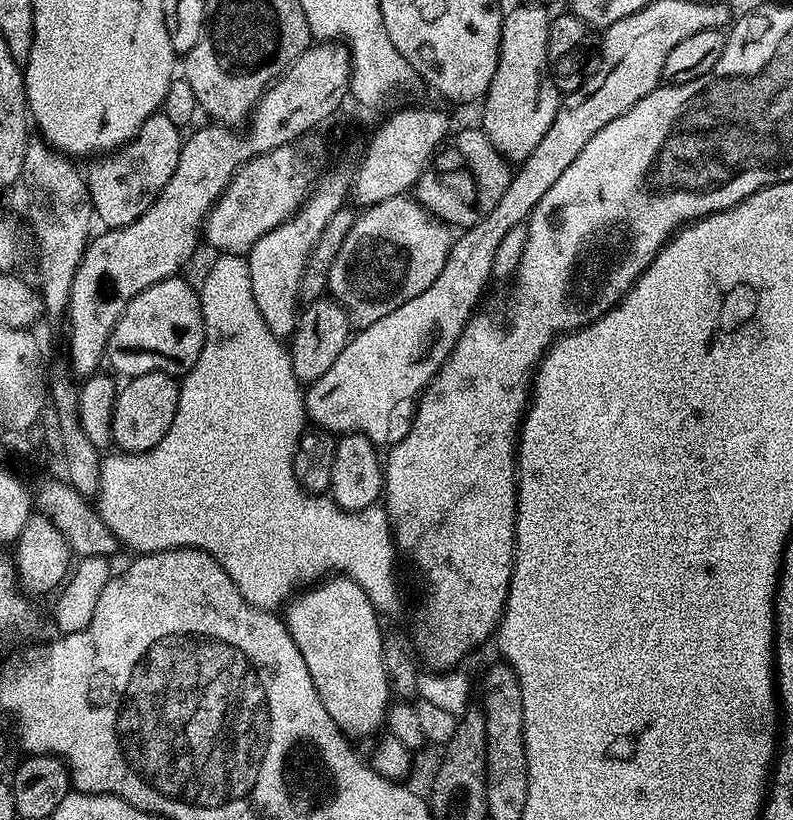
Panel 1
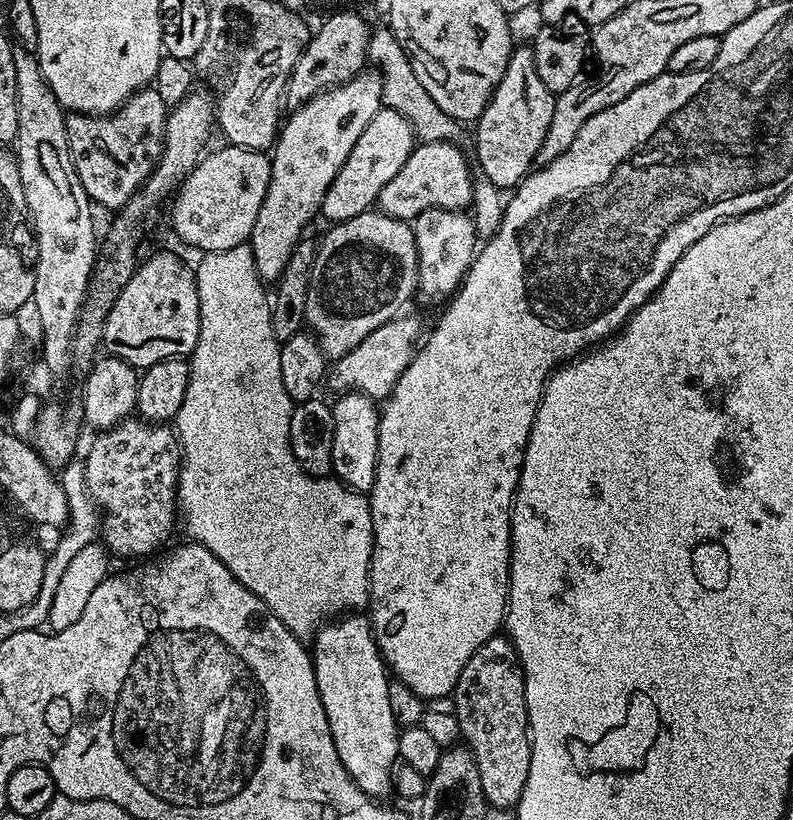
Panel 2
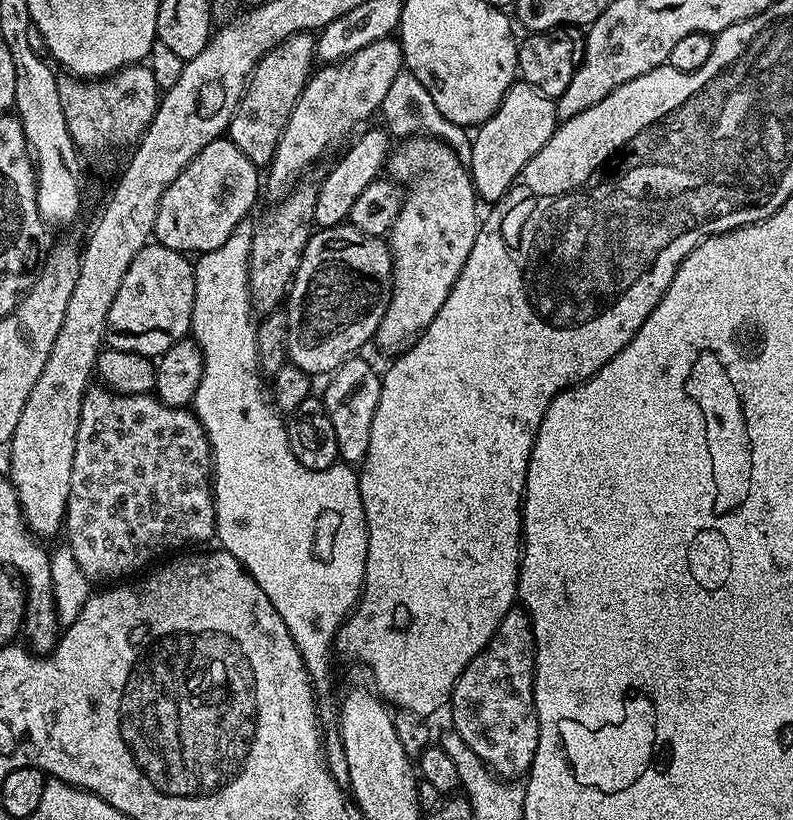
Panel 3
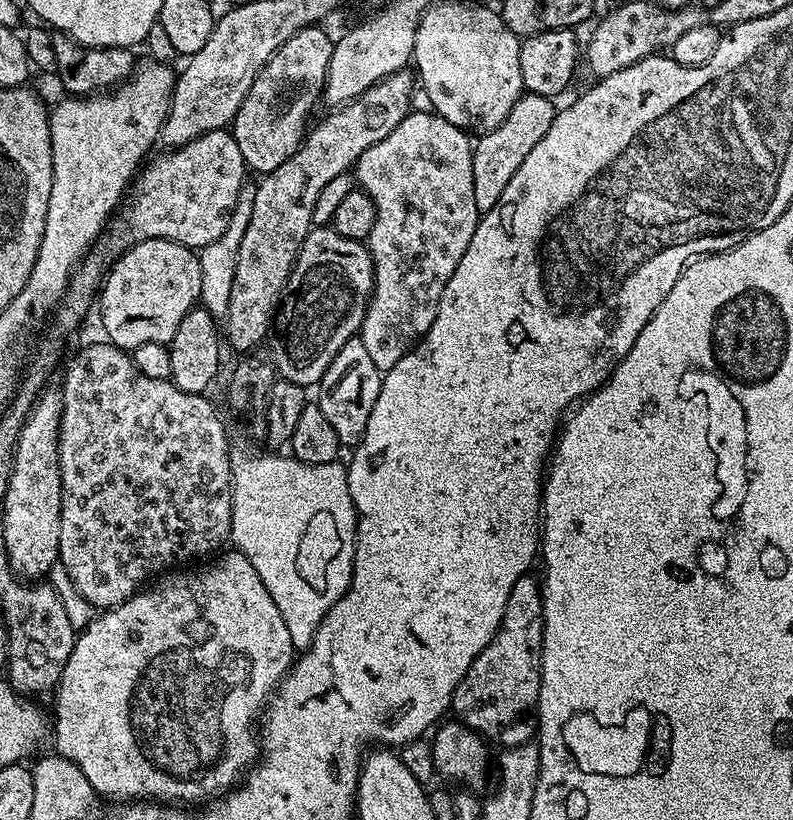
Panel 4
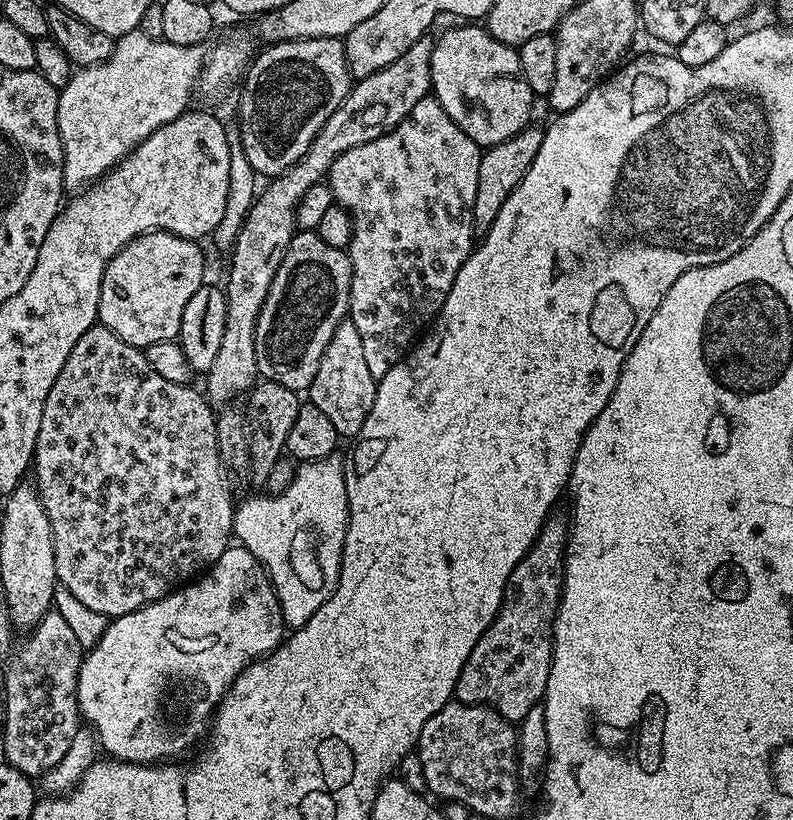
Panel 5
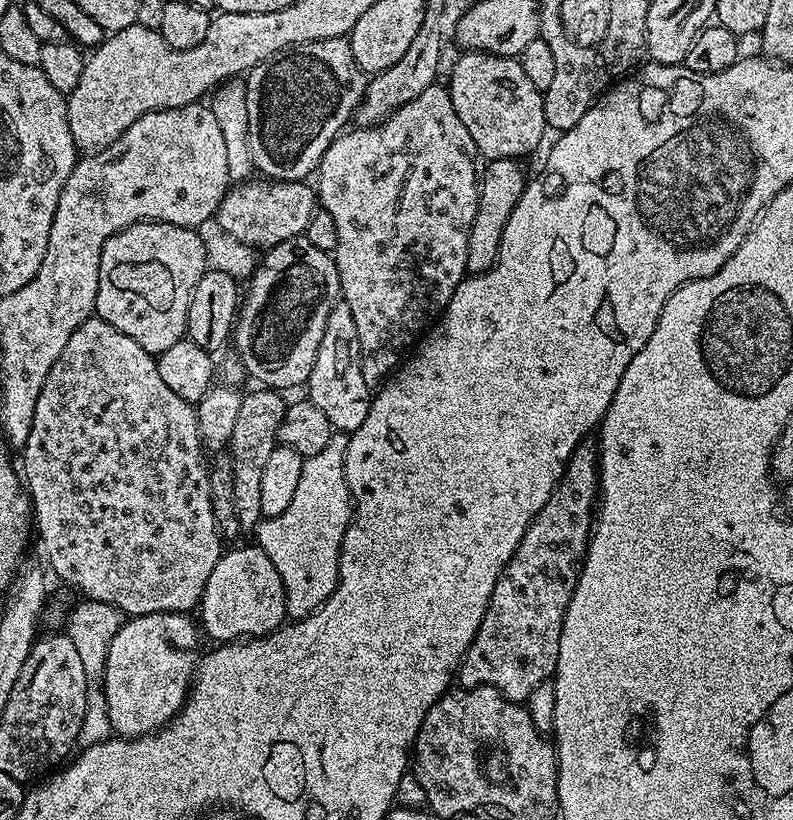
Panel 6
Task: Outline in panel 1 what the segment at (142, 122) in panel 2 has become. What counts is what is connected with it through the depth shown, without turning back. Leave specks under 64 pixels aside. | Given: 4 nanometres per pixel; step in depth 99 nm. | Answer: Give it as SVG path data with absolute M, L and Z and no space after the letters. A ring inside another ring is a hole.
M158 111L128 143L107 154L100 154L86 168L88 196L92 200L95 219L104 223L105 229L121 228L146 214L146 210L162 194L166 182L178 166L178 154L182 143L182 129L164 111Z

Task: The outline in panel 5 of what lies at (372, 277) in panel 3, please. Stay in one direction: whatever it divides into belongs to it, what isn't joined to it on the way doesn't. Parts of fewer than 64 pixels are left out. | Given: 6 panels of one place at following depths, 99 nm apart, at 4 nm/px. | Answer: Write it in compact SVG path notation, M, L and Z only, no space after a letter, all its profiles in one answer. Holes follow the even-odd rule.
M314 230L297 231L282 258L282 266L278 266L278 274L274 274L274 282L270 282L270 294L266 294L266 302L262 302L262 314L258 314L256 370L263 379L278 382L297 394L312 385L322 354L326 346L330 346L330 338L334 338L334 330L338 330L340 323L349 315L351 281L352 267L345 249L322 242Z

